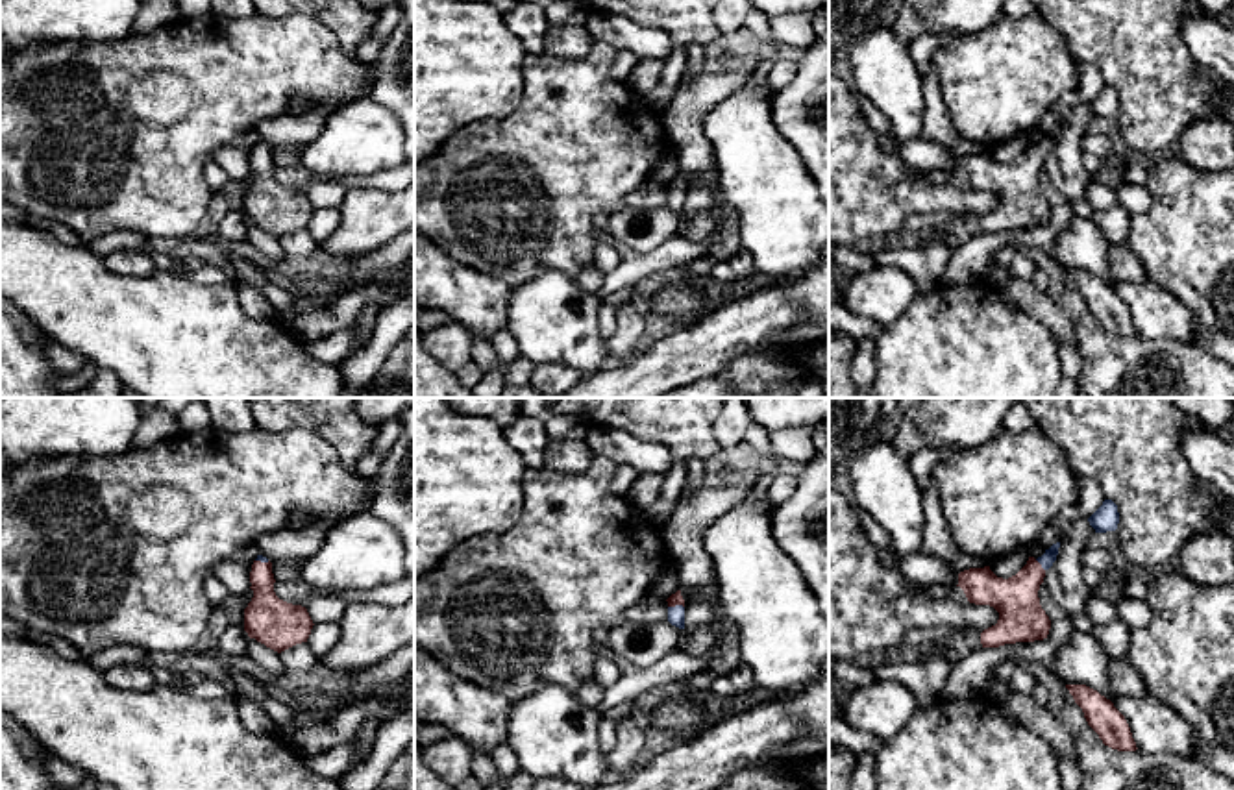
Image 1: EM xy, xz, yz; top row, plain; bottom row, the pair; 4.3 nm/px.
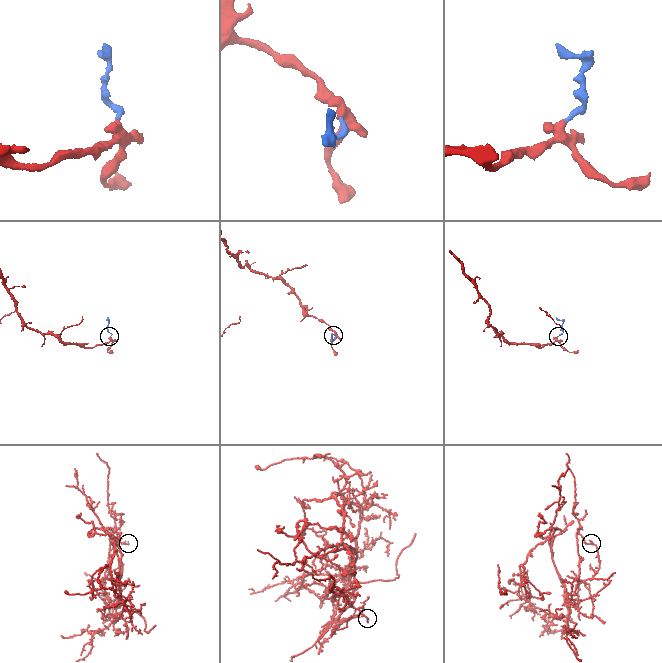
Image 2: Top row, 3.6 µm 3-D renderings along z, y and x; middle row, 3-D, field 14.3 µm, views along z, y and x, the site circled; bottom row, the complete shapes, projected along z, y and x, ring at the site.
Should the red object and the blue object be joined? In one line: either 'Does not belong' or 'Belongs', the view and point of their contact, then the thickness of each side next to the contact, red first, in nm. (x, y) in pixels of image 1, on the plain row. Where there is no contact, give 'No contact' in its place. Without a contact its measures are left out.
Belongs. Touches red at yz (1040, 150). Thickness 200 nm (red) against 60 nm

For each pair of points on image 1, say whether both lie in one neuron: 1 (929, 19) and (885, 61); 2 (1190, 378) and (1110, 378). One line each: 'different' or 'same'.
1: different
2: same

